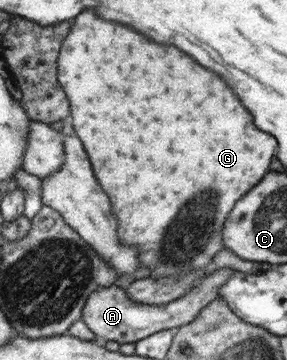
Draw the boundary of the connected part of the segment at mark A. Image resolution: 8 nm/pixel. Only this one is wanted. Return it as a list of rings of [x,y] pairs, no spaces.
[[[213,267],[213,271],[208,273],[199,285],[177,300],[164,305],[135,302],[128,297],[125,289],[113,283],[111,286],[98,288],[90,294],[89,299],[86,300],[86,306],[83,308],[83,321],[89,330],[96,334],[98,341],[116,340],[119,344],[136,343],[156,332],[178,328],[191,322],[202,308],[219,298],[219,287],[233,271],[235,270],[230,267]]]

